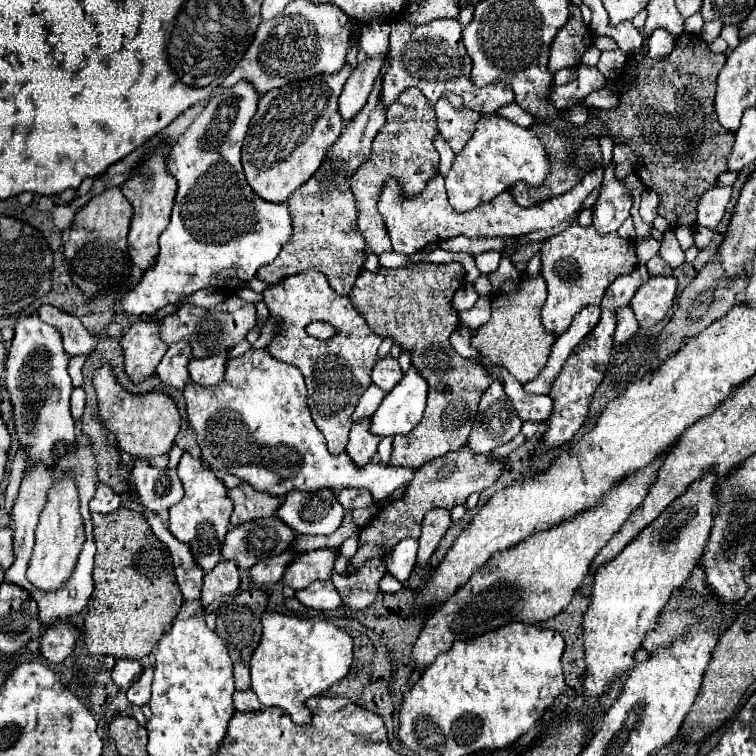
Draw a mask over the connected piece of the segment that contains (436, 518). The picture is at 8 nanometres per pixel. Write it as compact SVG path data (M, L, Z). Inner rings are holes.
M435 508L423 518L423 532L419 538L419 552L417 552L417 566L425 568L429 558L433 556L439 540L445 536L447 528L451 526L449 512Z

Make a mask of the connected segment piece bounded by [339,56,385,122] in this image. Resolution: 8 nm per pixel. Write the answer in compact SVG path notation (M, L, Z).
M371 56L351 72L339 96L339 112L345 122L349 122L365 106L365 100L369 98L369 92L373 90L375 78L379 76L383 64L385 56Z

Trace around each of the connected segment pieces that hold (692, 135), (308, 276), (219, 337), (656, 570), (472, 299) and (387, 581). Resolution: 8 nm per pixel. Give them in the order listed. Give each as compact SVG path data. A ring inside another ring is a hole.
M683 32L677 38L673 52L663 60L653 60L643 54L645 50L641 48L639 54L629 56L623 72L619 74L619 78L623 78L637 70L631 86L623 86L617 92L617 108L597 108L597 116L589 116L587 124L573 132L563 132L547 124L531 126L549 154L551 172L547 180L537 188L517 182L509 190L519 206L527 208L569 192L575 186L573 172L579 174L575 164L577 146L581 144L581 140L585 140L585 136L601 138L603 134L607 134L613 138L615 144L627 144L637 154L635 174L645 188L659 194L659 214L671 226L695 224L695 206L691 200L699 200L709 188L715 186L717 176L721 172L727 172L727 156L731 154L735 142L735 136L721 128L721 124L717 122L717 114L713 108L715 80L725 66L727 56L713 54L709 46L699 40L697 34L689 32Z
M305 270L301 274L293 274L289 278L285 278L279 284L273 284L269 288L265 288L263 292L263 302L269 308L269 318L273 322L279 320L281 330L275 334L275 338L267 344L267 350L271 352L271 356L275 356L281 362L289 362L295 364L303 376L305 376L305 384L307 384L307 404L311 410L311 416L317 424L317 428L323 432L325 440L327 440L327 448L331 454L341 454L345 452L345 444L347 444L347 436L351 430L351 414L361 398L361 394L371 386L371 370L377 362L377 348L381 344L381 338L377 334L371 332L371 328L365 324L365 320L361 318L361 314L353 308L351 300L347 296L337 294L323 272L317 270ZM311 322L329 322L335 326L335 336L329 340L317 340L313 336L309 336L305 332L305 326Z
M233 294L215 308L199 308L193 304L179 306L175 312L163 318L159 326L159 336L167 346L185 340L191 346L191 358L209 358L237 346L253 326L255 326L255 304L249 304Z
M715 472L697 478L695 484L643 528L631 544L595 572L591 606L583 618L587 664L583 684L585 702L601 696L605 684L617 680L617 676L633 666L633 654L641 648L645 632L655 628L657 616L669 602L671 592L679 588L697 566L709 540L713 510L717 508L717 498L713 496L713 484L717 484L717 480Z
M467 282L467 284L463 284L463 286L457 290L455 300L453 300L453 308L457 308L459 312L469 310L469 308L471 308L471 306L477 302L477 298L479 298L479 294L477 294L475 286Z
M385 574L383 578L381 578L381 584L379 584L379 590L381 592L397 592L397 590L401 590L401 582L397 580L397 578L393 578L391 574Z

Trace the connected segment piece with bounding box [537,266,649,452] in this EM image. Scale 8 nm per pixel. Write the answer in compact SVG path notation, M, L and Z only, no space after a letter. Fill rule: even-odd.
M637 266L631 274L617 278L605 292L603 302L601 302L601 320L599 324L589 332L589 336L585 336L585 340L571 352L571 356L567 358L567 362L563 364L559 376L555 378L551 390L549 390L549 398L553 400L553 412L549 416L549 428L545 430L537 452L545 452L549 448L561 446L565 442L569 442L577 430L583 426L587 414L589 414L589 402L591 396L595 392L595 388L601 384L604 378L604 368L607 368L613 350L613 332L615 332L615 312L621 306L627 306L633 298L633 294L639 290L641 284L645 284L649 278L649 272L645 266Z

